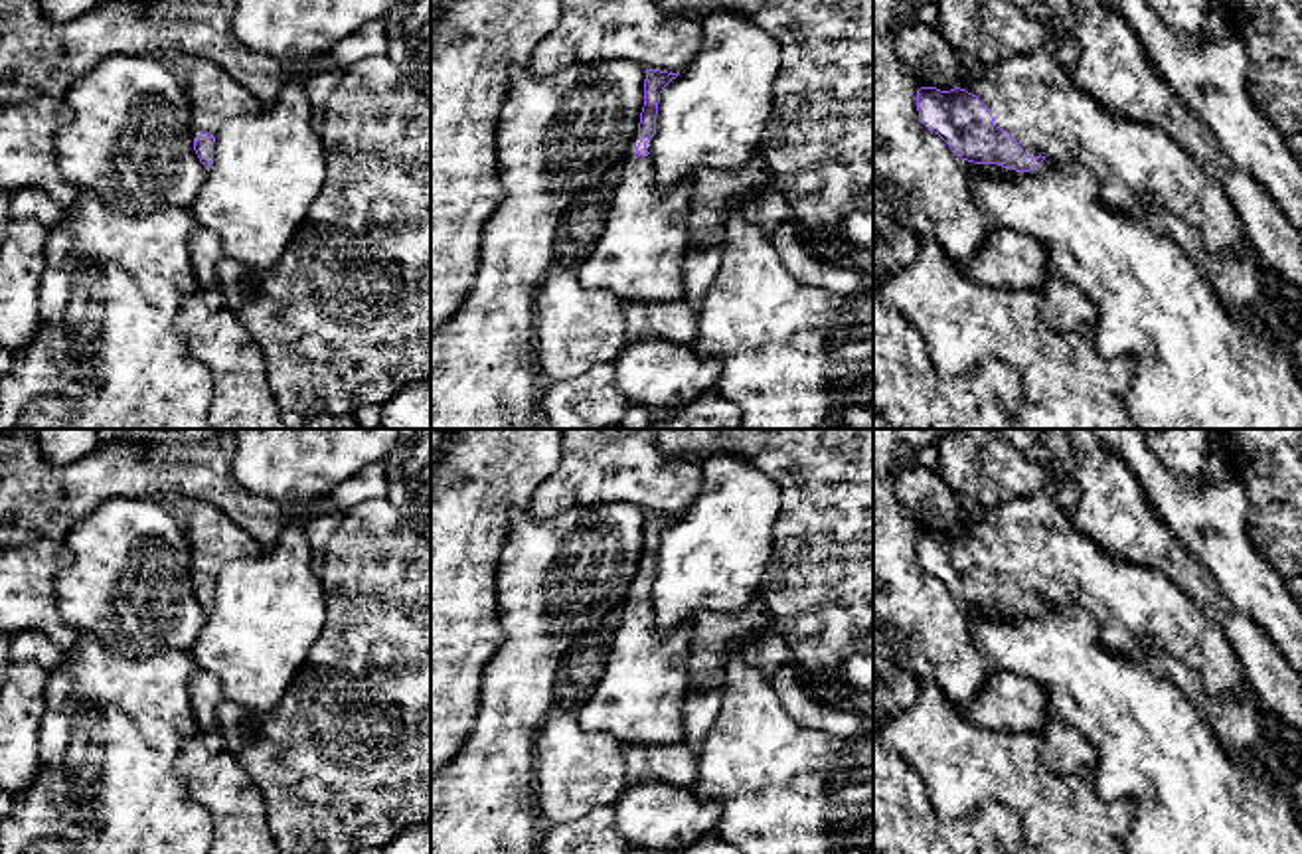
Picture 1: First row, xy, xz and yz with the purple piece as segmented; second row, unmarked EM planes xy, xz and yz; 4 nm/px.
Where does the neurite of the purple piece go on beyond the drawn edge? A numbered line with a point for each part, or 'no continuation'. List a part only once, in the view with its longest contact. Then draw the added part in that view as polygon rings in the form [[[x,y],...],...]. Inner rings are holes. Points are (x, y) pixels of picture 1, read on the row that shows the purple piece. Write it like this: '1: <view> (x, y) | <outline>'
1: yz (1137, 167) | [[[1045,0],[1012,2],[1025,16],[1039,20],[1049,40],[1035,51],[1004,59],[984,75],[970,77],[966,91],[990,109],[994,125],[1008,130],[1027,156],[1045,158],[1029,172],[1081,164],[1097,178],[1100,198],[1110,210],[1126,210],[1148,219],[1150,210],[1160,206],[1193,225],[1209,253],[1253,249],[1227,192],[1174,138],[1158,127],[1134,125],[1108,113],[1075,85],[1059,61],[1063,24],[1057,12]]]

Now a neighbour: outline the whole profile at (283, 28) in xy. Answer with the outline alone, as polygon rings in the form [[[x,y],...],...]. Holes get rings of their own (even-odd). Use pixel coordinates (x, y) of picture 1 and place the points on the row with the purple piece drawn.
[[[235,0],[233,36],[281,61],[326,55],[342,38],[381,20],[395,0]]]

